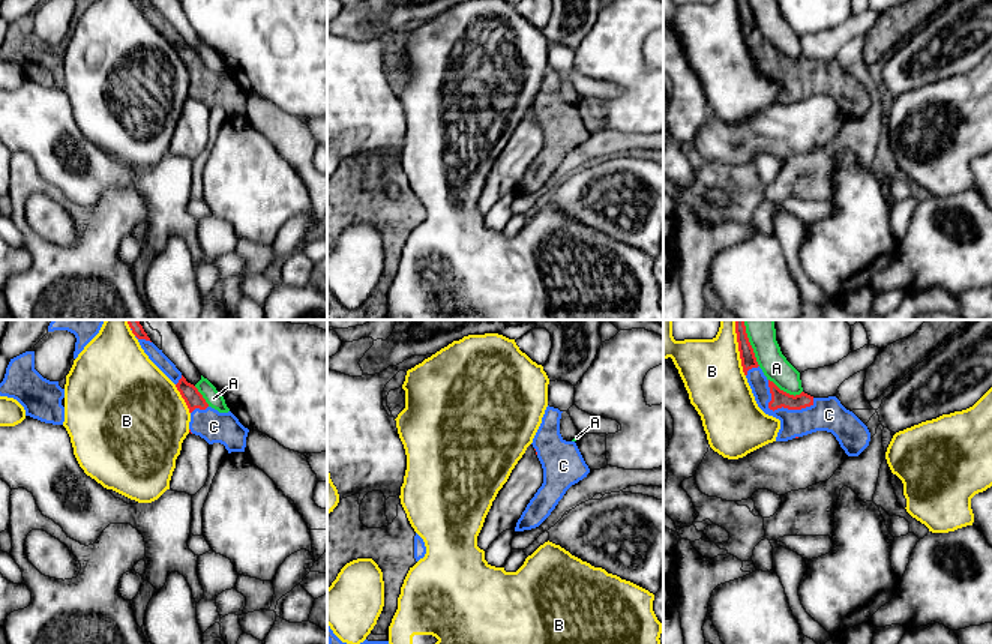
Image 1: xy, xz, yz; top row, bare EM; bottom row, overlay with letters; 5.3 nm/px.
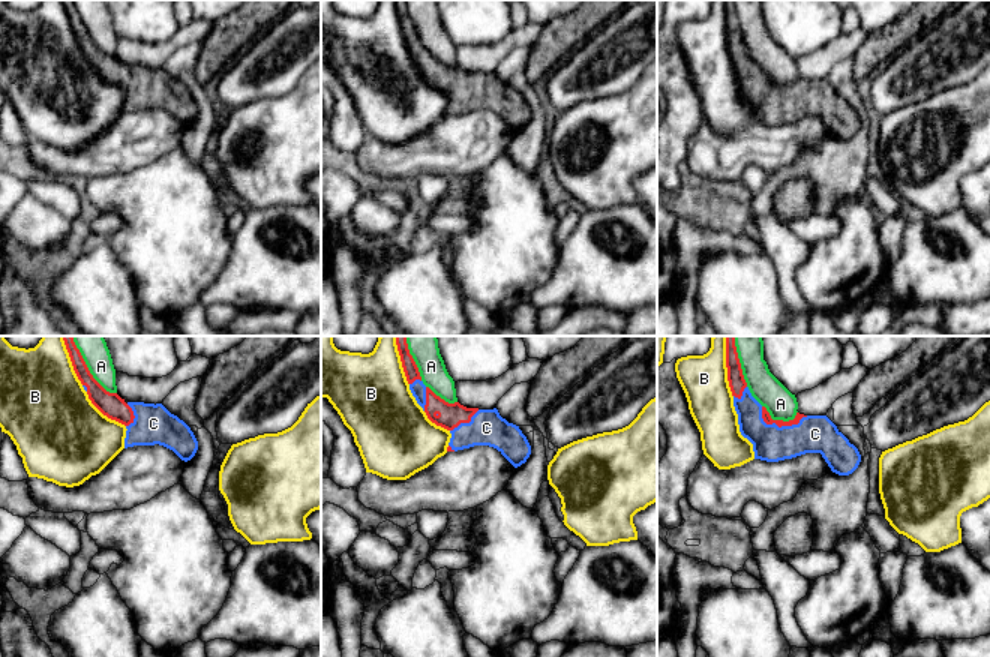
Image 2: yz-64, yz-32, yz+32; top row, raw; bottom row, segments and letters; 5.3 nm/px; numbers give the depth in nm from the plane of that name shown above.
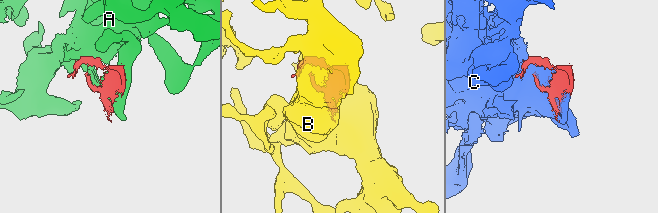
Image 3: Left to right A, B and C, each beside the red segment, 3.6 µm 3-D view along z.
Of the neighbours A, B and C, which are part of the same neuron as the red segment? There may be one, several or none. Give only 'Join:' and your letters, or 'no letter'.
Join: C

